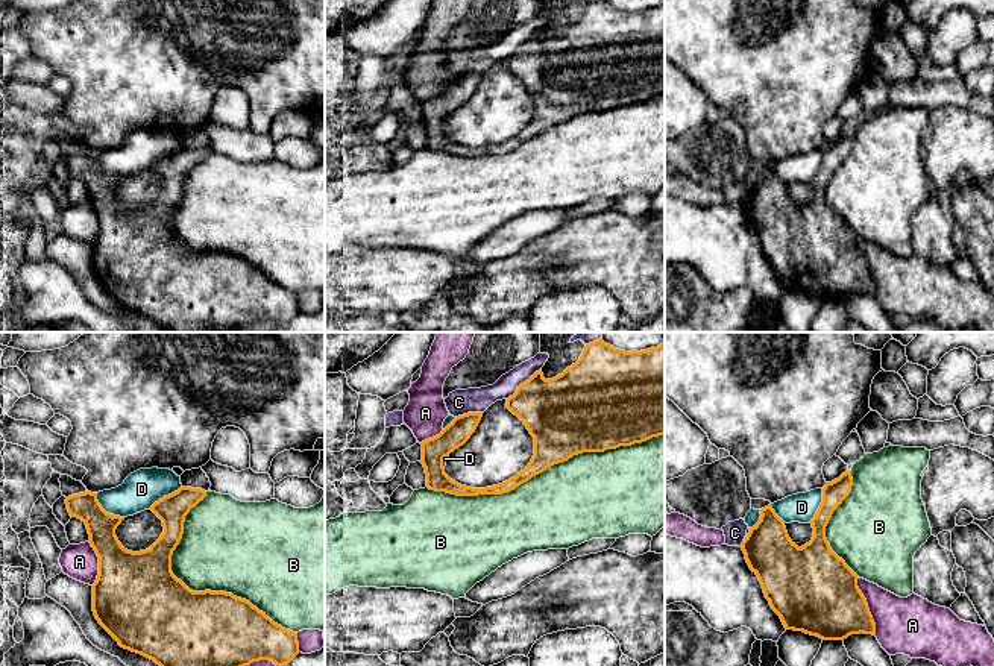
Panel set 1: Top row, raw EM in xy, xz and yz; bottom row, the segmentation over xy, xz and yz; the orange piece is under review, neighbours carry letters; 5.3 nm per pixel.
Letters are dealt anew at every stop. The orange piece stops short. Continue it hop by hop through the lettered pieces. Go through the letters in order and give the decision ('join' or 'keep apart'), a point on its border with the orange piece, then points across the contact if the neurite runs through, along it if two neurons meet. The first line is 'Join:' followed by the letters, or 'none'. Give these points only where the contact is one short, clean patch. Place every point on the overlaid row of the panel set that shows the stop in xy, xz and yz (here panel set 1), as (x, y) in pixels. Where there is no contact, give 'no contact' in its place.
Join: none
A: keep apart; contact yz (867, 606)
B: keep apart; contact xz (545, 469)
C: keep apart; contact xz (524, 383)
D: keep apart; contact xy (105, 512)

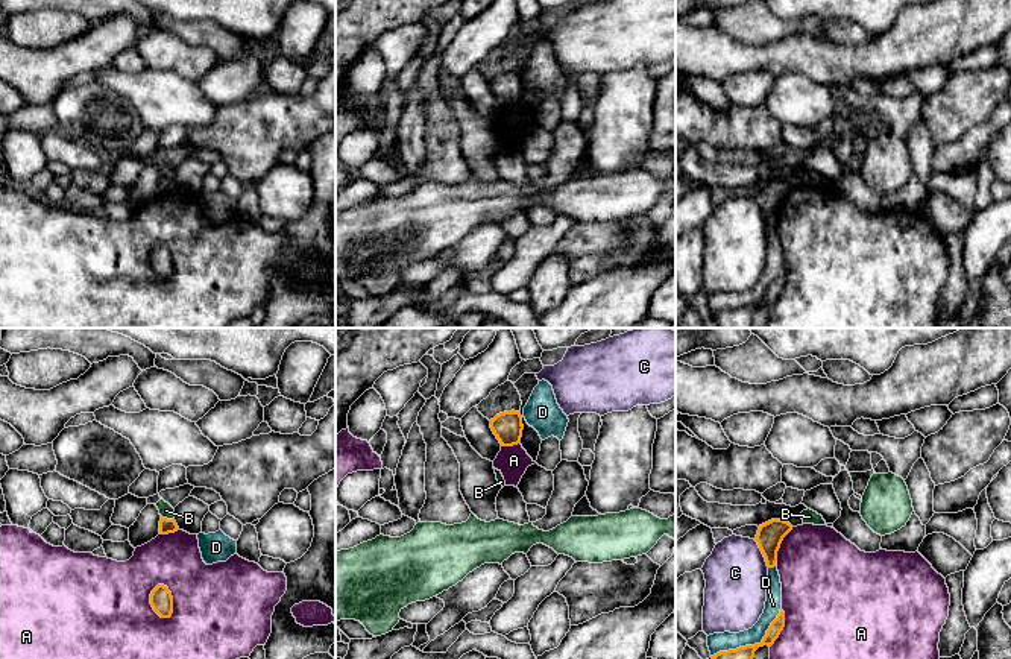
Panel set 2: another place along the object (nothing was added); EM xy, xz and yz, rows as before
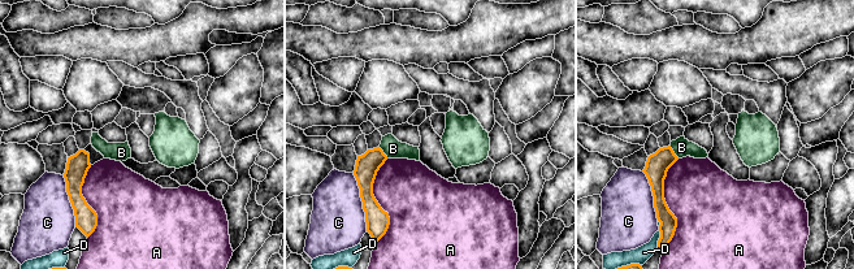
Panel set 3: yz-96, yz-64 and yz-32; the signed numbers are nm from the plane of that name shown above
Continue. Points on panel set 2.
Join: none
A: keep apart; contact xy (172, 599)
B: keep apart; contact xy (166, 518); border xy (161, 515), (173, 520)
C: keep apart; contact yz (762, 553)
D: keep apart; contact yz (755, 644)

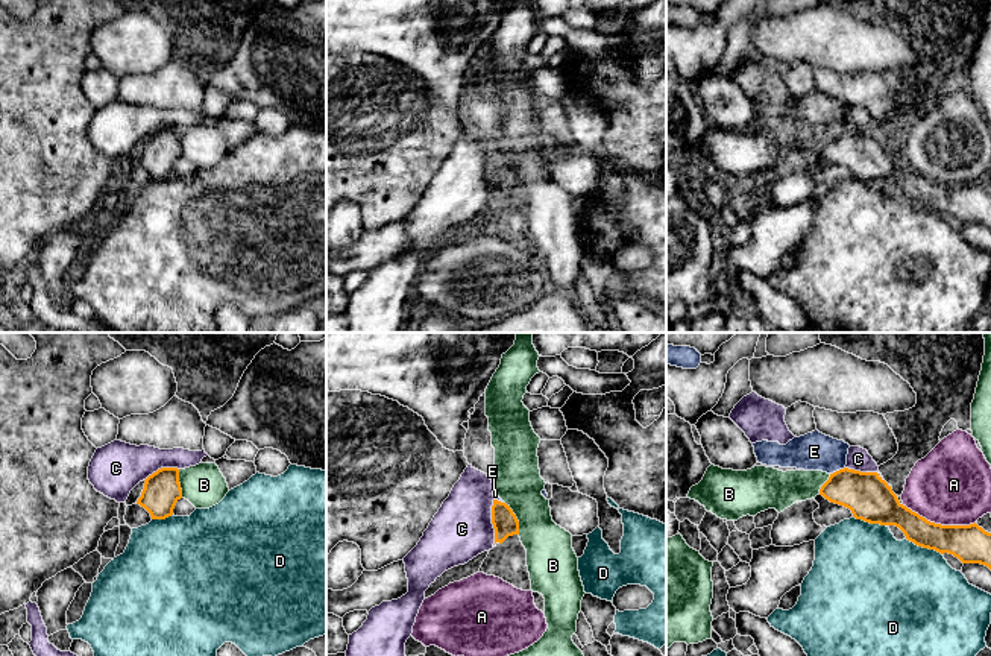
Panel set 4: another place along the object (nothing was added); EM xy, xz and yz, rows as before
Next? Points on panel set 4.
Join: E
A: keep apart; contact yz (938, 524); border yz (902, 504), (935, 523), (975, 523)
B: keep apart; contact xz (516, 518)
C: keep apart; contact xz (492, 521); border xz (493, 498), (492, 527), (495, 542)
D: keep apart; contact yz (924, 547)
E: join; contact yz (836, 471); way yz (868, 497), (856, 491), (836, 471), (814, 451)

